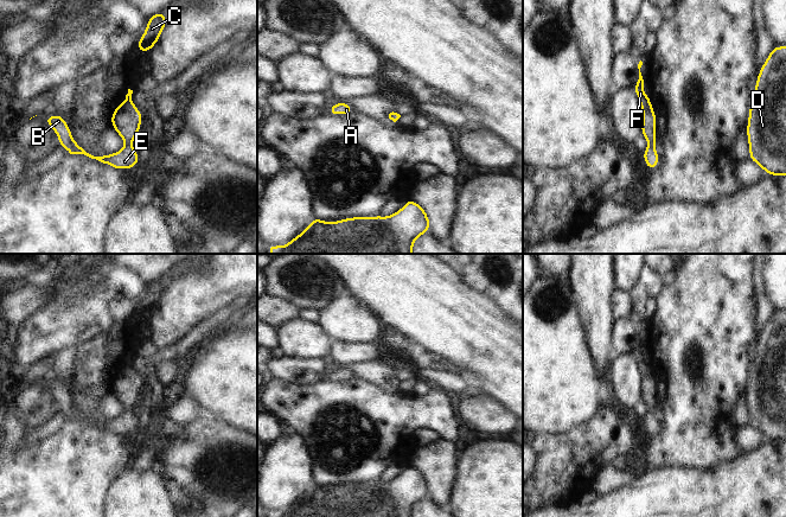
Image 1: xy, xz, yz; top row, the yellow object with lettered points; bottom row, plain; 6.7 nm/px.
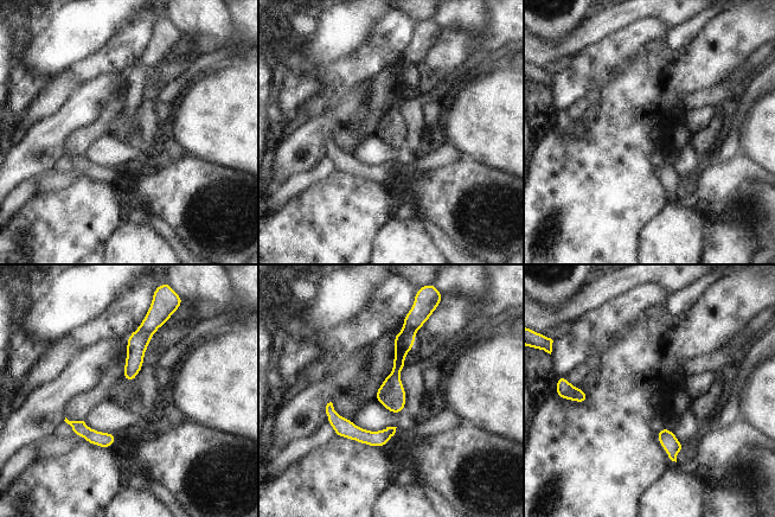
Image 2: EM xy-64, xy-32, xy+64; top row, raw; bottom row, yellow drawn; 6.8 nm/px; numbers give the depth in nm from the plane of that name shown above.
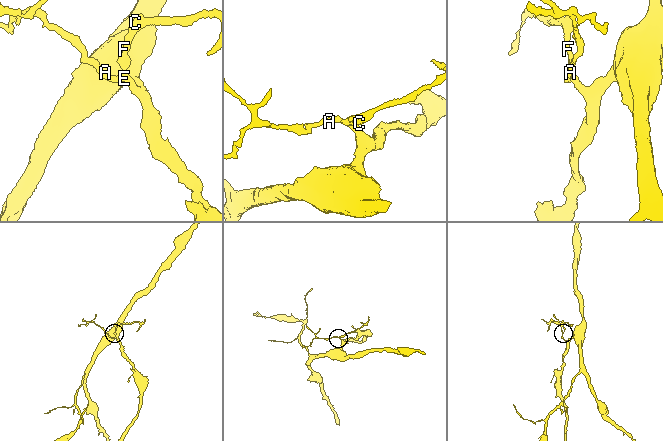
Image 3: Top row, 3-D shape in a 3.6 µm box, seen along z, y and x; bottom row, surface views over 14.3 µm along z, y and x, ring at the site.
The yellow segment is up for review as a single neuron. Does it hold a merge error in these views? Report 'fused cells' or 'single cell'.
single cell

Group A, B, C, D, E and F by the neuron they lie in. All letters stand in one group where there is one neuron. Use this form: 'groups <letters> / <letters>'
groups A B C D E F

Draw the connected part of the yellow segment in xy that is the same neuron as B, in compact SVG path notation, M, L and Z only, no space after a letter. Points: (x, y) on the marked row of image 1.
M128 89L128 94L123 102L113 110L111 127L124 141L121 151L103 157L94 157L87 153L72 138L69 125L62 115L51 115L44 119L45 123L51 126L55 130L59 146L70 154L84 154L91 159L96 159L103 164L108 164L116 170L134 168L139 164L139 153L130 145L138 136L141 123L142 114L132 101L133 90Z

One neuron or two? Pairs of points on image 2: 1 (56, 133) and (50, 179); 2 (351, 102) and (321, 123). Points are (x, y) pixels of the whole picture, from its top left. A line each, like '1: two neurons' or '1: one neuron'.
1: two neurons
2: one neuron

